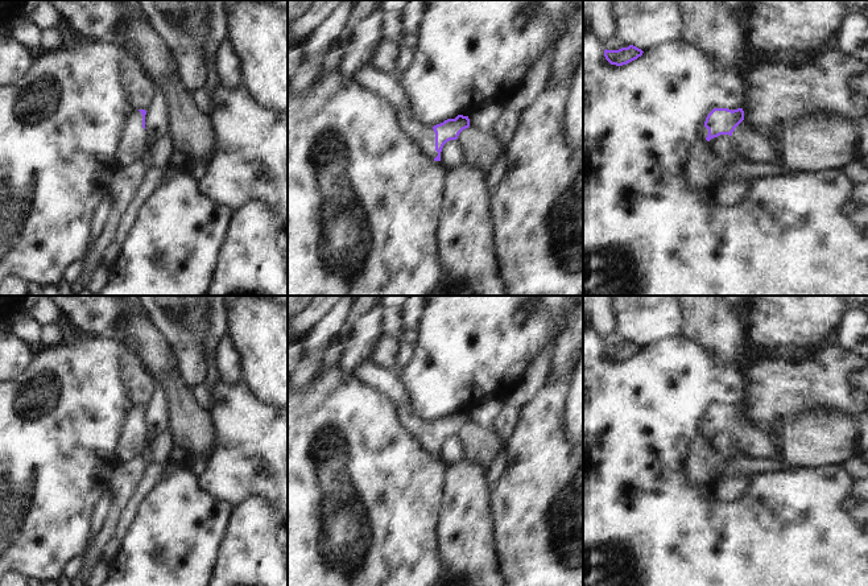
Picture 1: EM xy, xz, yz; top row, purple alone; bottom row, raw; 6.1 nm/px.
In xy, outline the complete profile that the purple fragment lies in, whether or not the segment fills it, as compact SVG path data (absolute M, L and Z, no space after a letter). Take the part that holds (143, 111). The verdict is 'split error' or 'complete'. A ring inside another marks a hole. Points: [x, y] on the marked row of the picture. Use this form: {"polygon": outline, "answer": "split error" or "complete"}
{"polygon": "M145 110L132 111L119 139L119 165L125 169L145 150Z", "answer": "split error"}

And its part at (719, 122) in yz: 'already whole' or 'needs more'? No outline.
needs more

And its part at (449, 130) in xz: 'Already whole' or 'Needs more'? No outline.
Needs more

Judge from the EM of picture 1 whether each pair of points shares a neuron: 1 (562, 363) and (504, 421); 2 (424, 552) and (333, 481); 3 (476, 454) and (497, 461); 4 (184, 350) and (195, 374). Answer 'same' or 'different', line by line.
1: different
2: same
3: different
4: same

